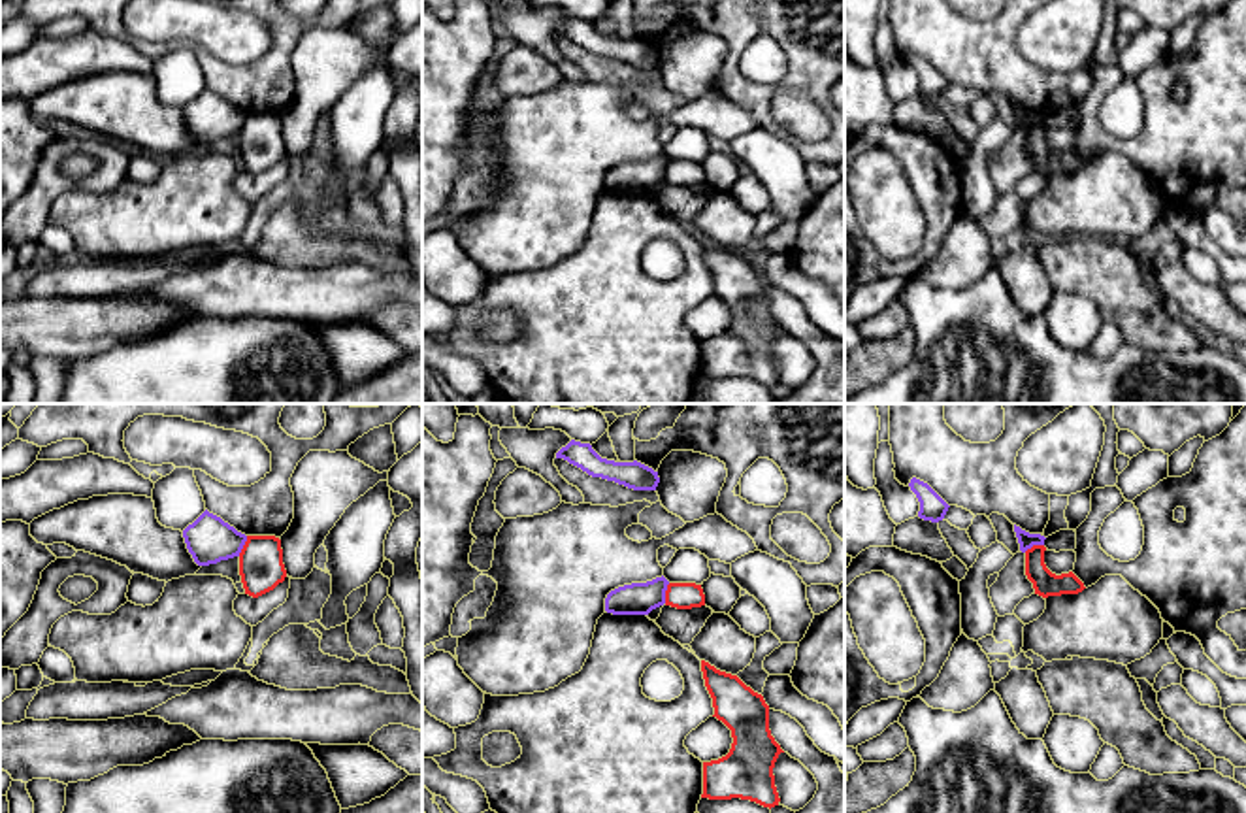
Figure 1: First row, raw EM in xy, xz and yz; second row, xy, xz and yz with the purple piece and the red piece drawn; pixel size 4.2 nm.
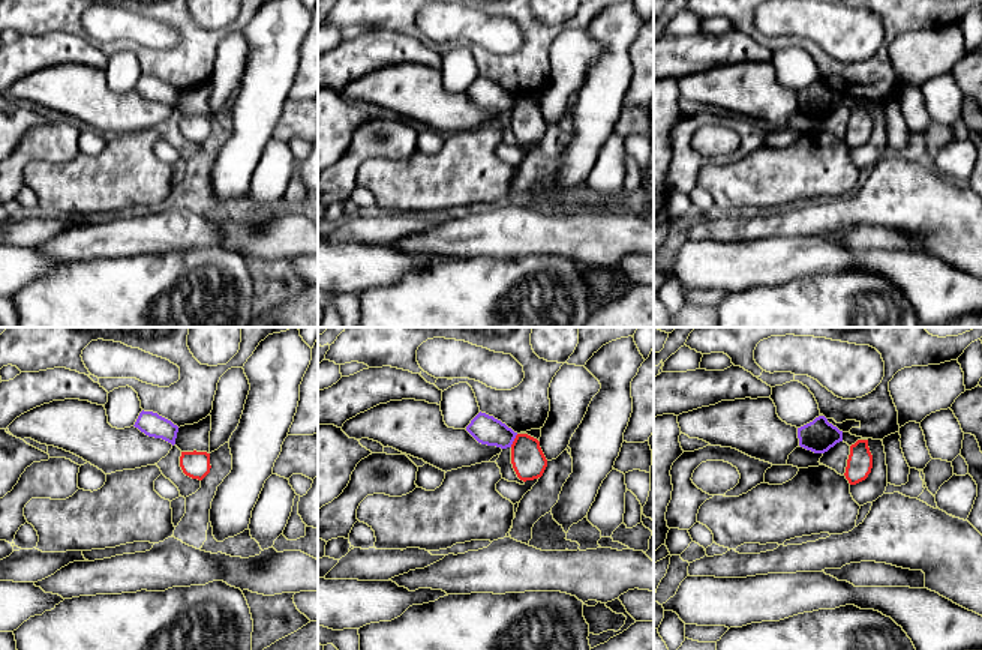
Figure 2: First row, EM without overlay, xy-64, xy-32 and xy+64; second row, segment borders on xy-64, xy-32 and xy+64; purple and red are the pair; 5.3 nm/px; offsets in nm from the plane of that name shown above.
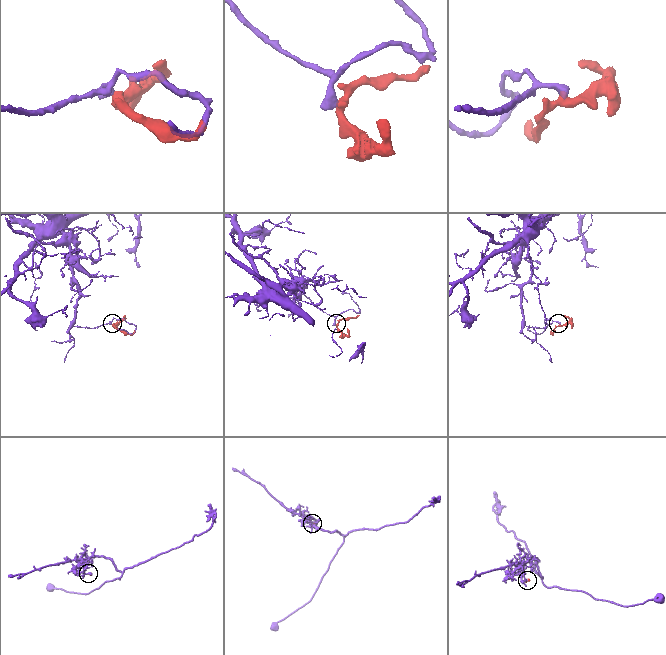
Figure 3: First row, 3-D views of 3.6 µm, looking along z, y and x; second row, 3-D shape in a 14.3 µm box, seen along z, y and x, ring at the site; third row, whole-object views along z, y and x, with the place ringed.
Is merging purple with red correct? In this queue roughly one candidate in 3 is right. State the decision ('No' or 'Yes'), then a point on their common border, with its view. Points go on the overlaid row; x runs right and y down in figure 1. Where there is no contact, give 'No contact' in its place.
No. Touches purple at xy (244, 544)

